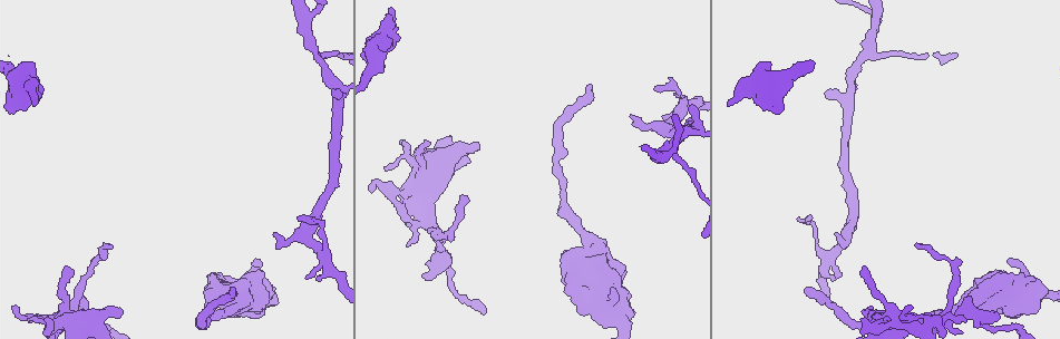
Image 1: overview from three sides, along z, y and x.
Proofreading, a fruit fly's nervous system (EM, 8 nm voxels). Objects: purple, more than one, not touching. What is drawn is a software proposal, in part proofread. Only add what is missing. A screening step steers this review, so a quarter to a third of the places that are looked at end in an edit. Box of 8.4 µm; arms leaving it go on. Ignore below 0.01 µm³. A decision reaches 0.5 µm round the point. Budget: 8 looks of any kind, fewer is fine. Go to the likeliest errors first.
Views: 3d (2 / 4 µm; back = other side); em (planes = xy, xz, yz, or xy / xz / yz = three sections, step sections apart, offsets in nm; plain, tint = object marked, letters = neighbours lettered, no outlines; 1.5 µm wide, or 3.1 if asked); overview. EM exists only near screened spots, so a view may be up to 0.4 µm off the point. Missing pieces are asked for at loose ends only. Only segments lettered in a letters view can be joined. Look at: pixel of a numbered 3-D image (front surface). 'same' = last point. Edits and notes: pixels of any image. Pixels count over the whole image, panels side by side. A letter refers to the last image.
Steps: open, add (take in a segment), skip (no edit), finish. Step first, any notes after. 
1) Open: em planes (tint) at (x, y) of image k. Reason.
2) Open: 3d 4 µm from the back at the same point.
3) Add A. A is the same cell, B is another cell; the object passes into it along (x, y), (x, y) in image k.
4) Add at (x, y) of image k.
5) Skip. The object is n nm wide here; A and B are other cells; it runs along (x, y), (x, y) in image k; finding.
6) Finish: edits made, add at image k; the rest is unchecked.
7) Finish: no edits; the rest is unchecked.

Open: 3d 2 µm at (234, 288) of image 1. Free end.

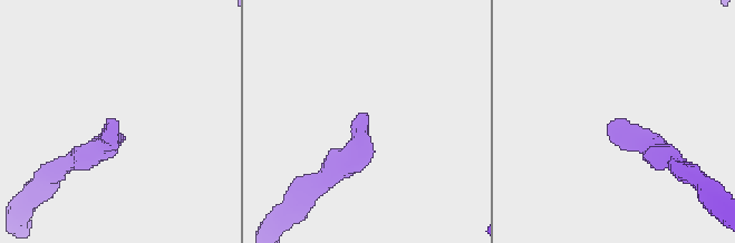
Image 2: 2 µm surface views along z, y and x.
Open: em planes (letters) at (113, 126) of image 2. Shape alone is not enough.

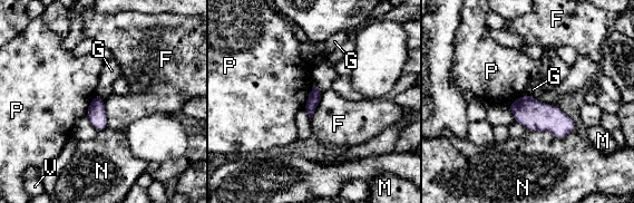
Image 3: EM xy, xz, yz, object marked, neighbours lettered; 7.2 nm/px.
Skip. F, G, M, N, P and V are other cells; a border runs along (321, 93), (321, 99), (310, 121) in image 3; none of them fits.

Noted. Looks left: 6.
Open: em planes (tint) at (273, 233) of image 1. Tapers out.

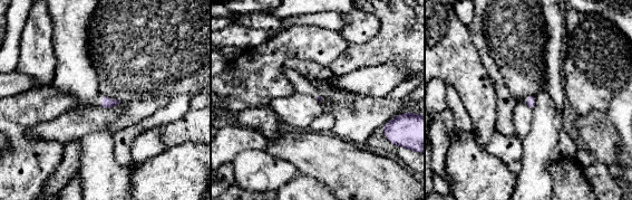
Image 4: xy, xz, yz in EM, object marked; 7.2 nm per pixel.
Open: em planes (letters) at the same point. What lies round it.

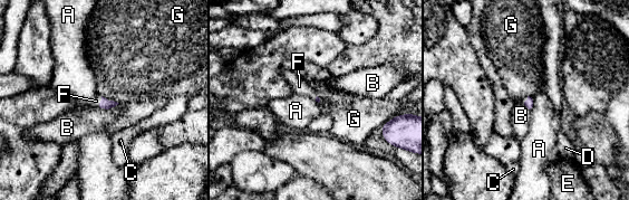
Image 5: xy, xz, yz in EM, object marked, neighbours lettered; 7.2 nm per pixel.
Add F. F is the same cell, A, B, C, D, E and G are other cells; the object passes into it along (105, 103), (100, 102), (96, 101) in image 5; it goes on there.

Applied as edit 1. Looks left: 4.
Finish: edits made, add at image 5; the rest is unchecked.

